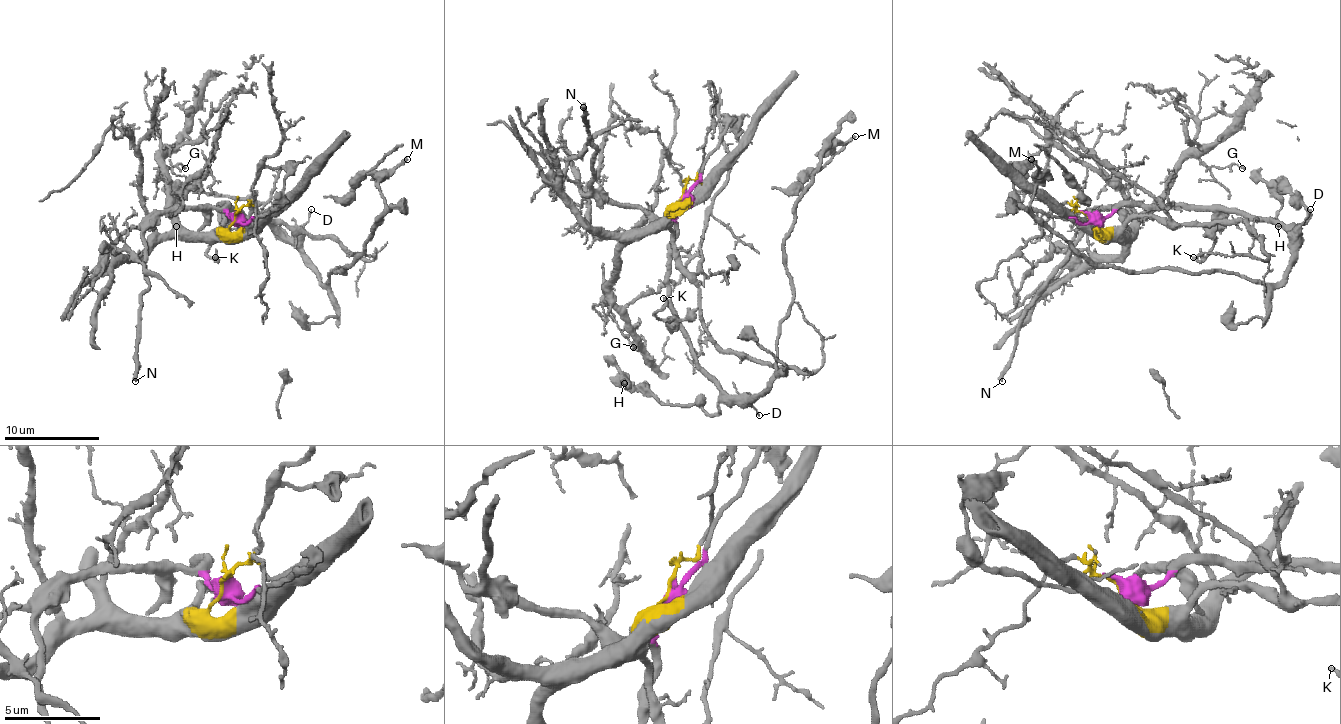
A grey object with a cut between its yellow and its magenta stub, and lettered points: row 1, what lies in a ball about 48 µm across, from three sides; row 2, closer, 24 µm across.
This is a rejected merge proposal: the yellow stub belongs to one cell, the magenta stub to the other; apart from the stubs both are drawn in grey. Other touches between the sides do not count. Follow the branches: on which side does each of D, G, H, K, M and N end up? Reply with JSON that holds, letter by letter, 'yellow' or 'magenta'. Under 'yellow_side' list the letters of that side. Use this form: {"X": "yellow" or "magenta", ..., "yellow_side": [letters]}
{"D": "magenta", "G": "yellow", "H": "magenta", "K": "magenta", "M": "magenta", "N": "magenta", "yellow_side": ["G"]}

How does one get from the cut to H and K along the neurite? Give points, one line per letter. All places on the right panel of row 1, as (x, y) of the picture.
H: (1088, 217), (1107, 217), (1124, 205), (1226, 207), (1286, 224), (1305, 219), (1310, 212), (1288, 188), (1279, 227)
K: (1088, 217), (1107, 217), (1124, 205), (1205, 207), (1212, 212), (1214, 243), (1210, 253), (1193, 258)

